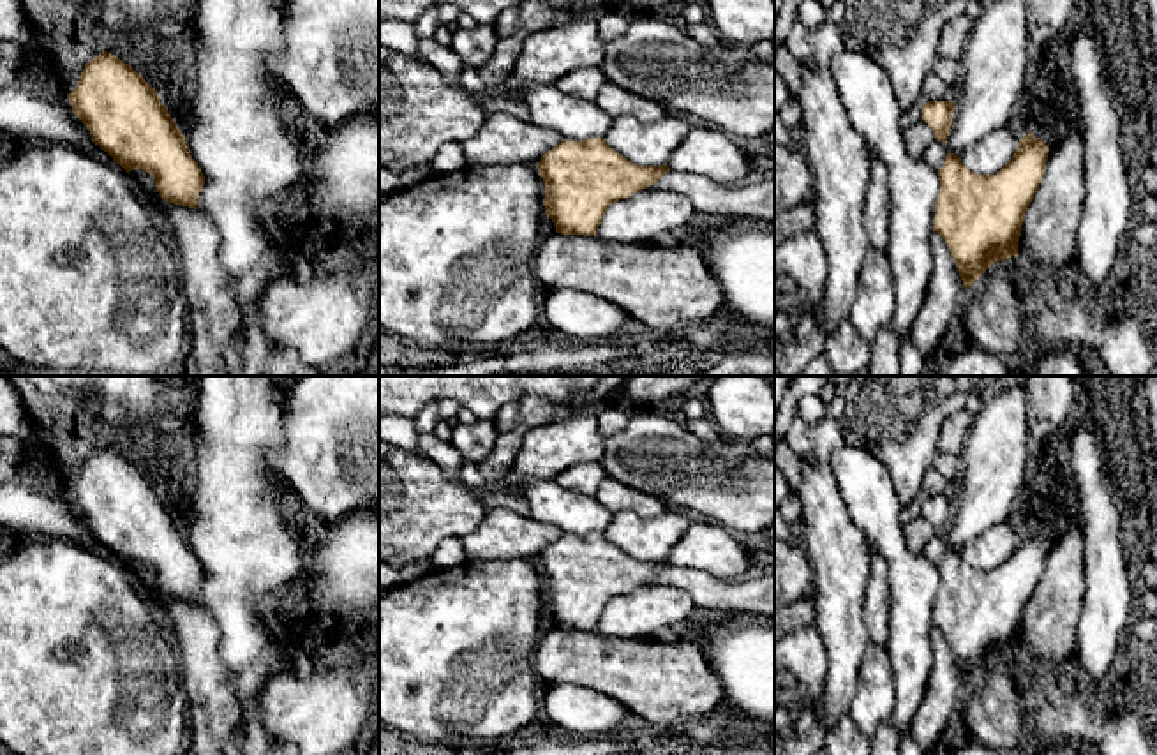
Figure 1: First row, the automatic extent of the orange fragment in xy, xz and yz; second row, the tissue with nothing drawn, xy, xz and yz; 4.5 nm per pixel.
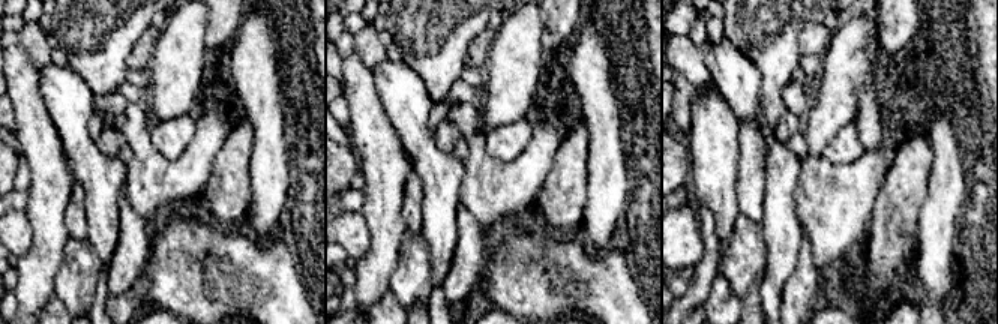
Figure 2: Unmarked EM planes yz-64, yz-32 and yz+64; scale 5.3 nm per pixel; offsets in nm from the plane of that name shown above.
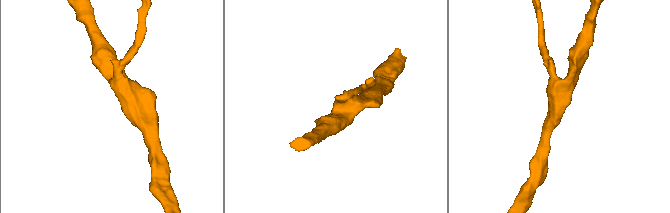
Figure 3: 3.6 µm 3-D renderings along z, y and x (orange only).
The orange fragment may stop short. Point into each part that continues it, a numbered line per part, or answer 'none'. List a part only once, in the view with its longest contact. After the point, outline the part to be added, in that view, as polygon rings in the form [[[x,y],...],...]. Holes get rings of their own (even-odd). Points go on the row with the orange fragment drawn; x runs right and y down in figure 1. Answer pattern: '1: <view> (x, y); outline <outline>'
none

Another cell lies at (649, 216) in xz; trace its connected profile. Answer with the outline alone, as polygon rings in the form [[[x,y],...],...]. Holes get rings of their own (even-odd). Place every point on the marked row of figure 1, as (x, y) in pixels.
[[[642,189],[607,208],[596,236],[623,245],[651,245],[677,238],[697,222],[695,206],[686,196]]]

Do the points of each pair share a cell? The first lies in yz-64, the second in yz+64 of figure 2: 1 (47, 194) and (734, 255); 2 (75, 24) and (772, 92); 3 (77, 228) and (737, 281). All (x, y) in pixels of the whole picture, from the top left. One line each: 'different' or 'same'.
1: different
2: same
3: different

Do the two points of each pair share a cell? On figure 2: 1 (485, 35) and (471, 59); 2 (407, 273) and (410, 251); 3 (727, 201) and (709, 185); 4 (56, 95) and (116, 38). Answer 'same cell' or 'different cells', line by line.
1: same cell
2: same cell
3: same cell
4: different cells

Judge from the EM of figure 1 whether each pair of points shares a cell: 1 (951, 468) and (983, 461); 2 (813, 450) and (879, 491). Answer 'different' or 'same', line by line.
1: different
2: different

